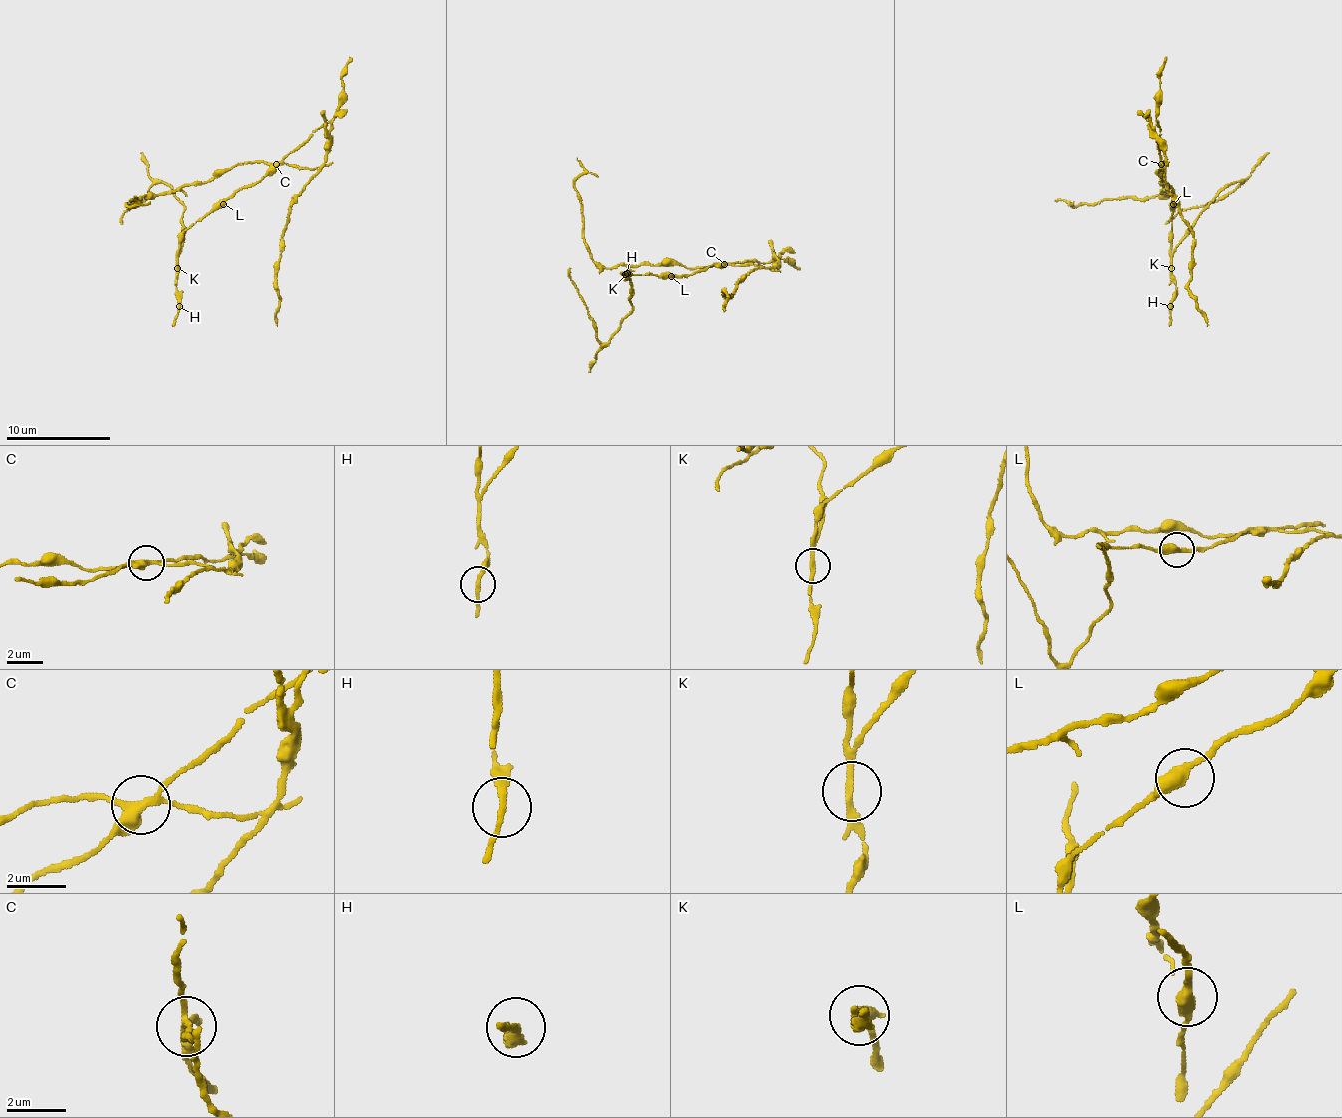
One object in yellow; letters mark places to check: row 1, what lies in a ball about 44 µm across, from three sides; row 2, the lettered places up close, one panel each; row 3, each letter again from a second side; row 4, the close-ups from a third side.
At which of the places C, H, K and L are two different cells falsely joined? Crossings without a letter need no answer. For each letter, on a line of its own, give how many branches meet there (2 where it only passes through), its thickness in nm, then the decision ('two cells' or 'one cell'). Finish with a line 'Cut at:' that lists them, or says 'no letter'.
C: branches 4; calibre 300 nm; two cells
H: branches 2; calibre 220 nm; one cell
K: branches 2; calibre 220 nm; two cells
L: branches 2; calibre 400 nm; one cell
Cut at: C, K

